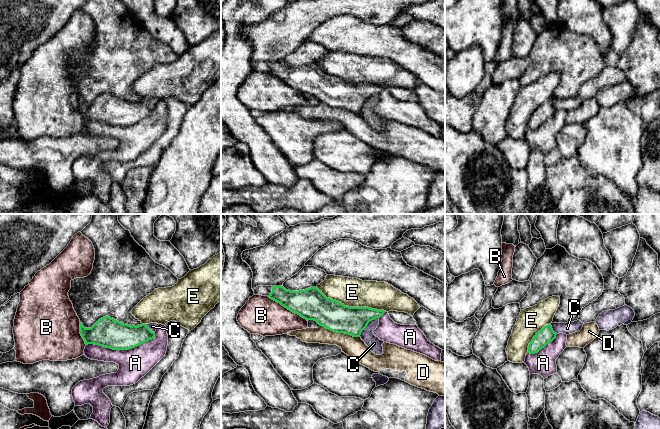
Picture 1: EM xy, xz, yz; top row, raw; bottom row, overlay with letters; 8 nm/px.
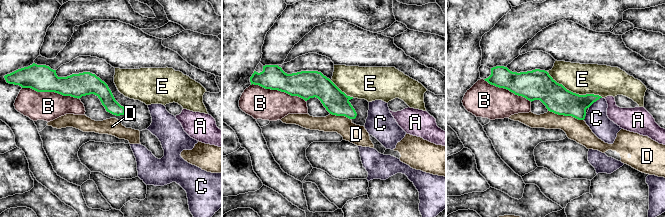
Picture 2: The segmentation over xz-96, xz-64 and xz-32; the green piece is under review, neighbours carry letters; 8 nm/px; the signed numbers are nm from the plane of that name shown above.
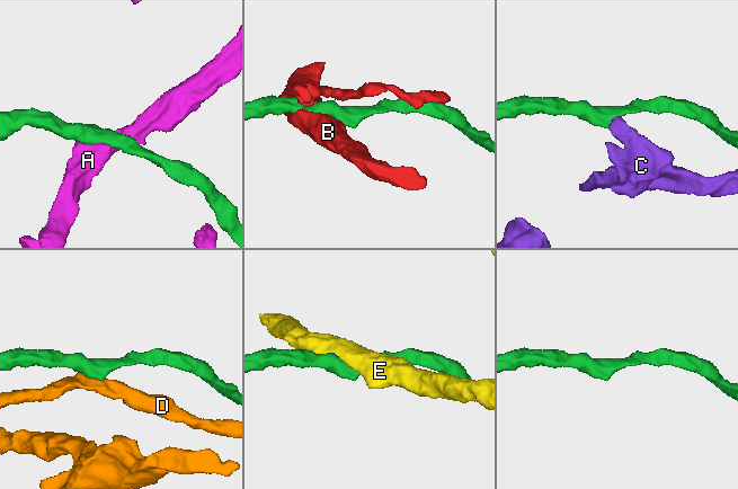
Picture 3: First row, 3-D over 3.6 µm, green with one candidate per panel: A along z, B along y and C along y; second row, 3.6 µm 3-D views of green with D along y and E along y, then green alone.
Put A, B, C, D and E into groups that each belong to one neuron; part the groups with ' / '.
A / B / C / D / E

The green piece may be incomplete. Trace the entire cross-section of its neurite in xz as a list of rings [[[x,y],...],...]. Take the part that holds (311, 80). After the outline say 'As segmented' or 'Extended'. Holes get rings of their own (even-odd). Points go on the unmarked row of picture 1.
[[[273,62],[268,73],[306,96],[314,96],[333,108],[353,113],[360,113],[370,97],[386,88],[369,83],[345,82],[327,74],[317,63],[290,67],[283,62]]]. As segmented

